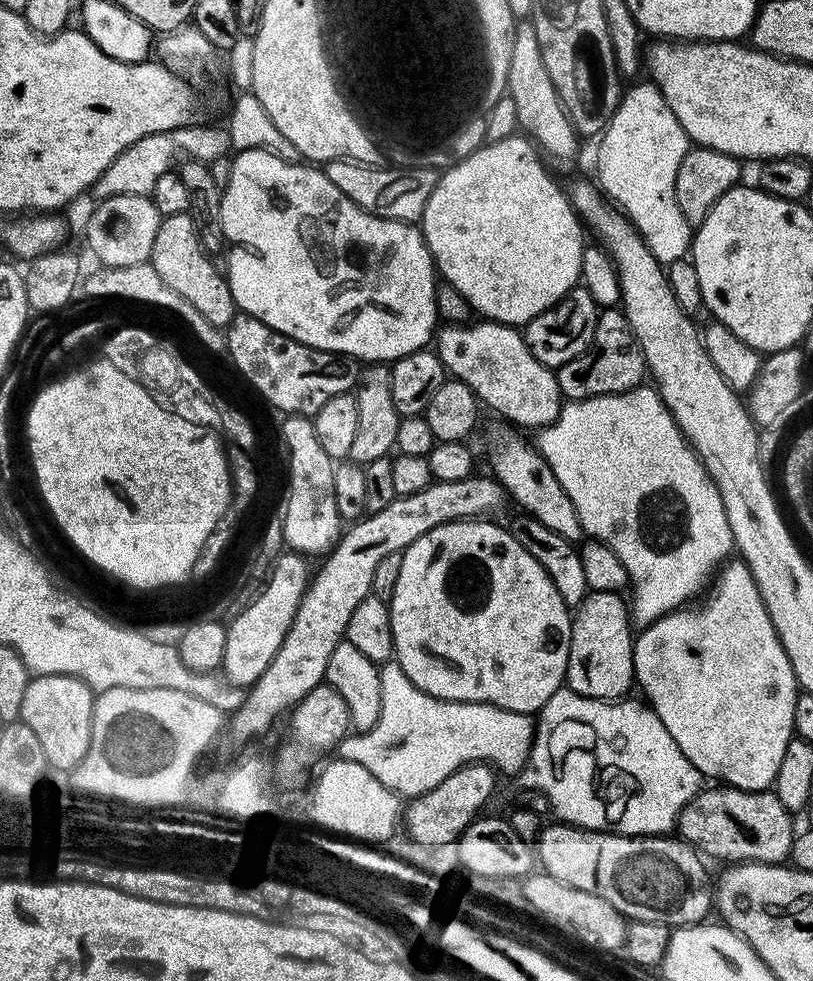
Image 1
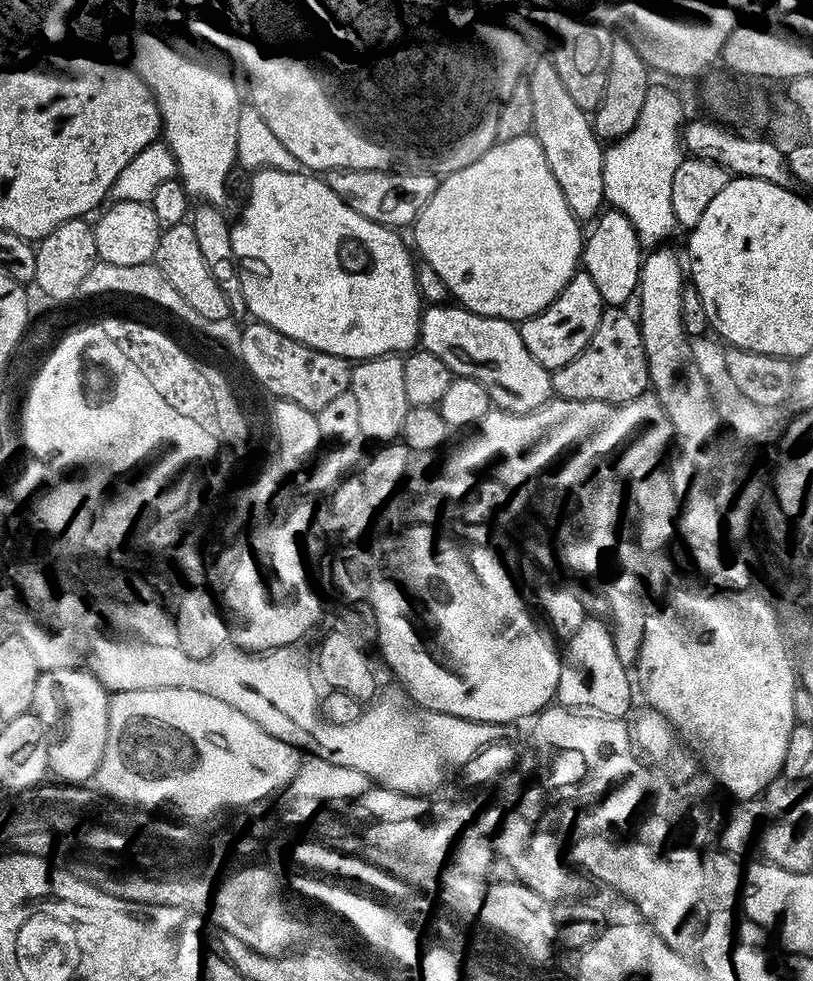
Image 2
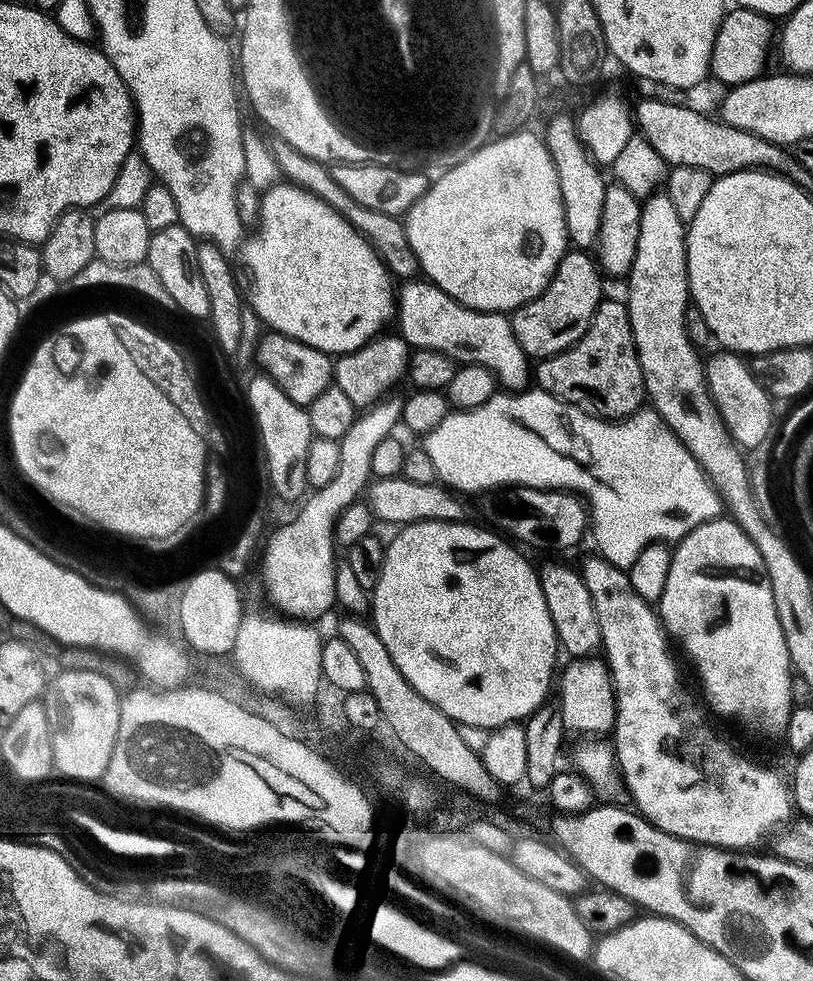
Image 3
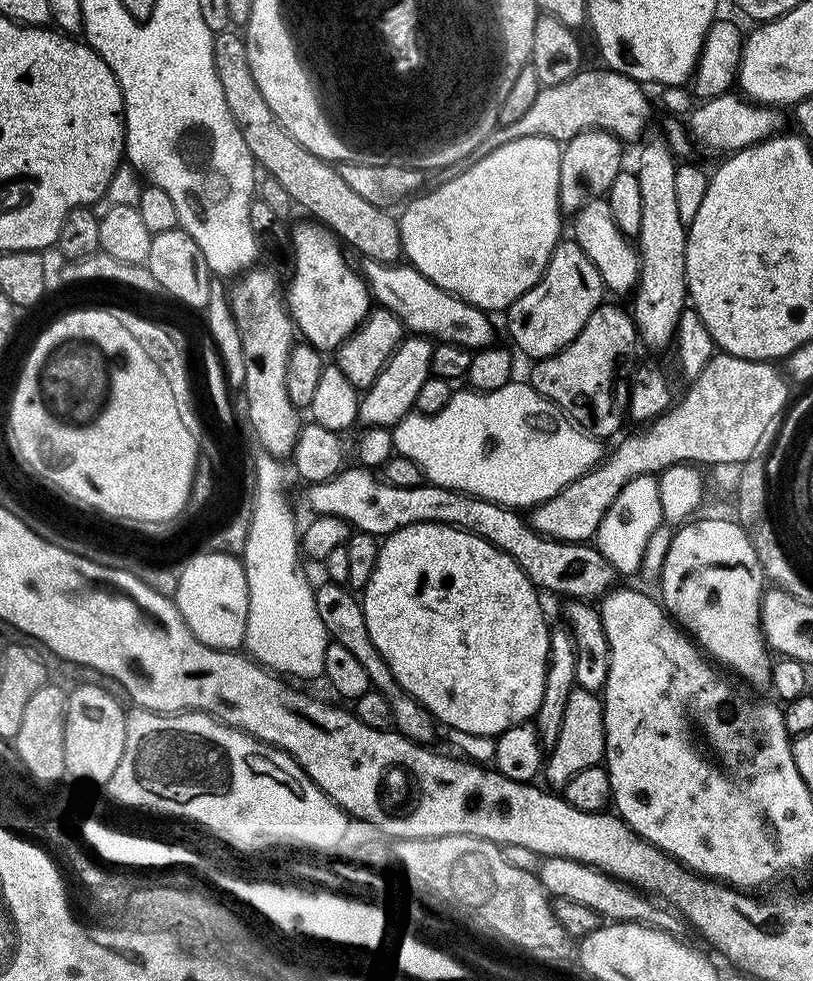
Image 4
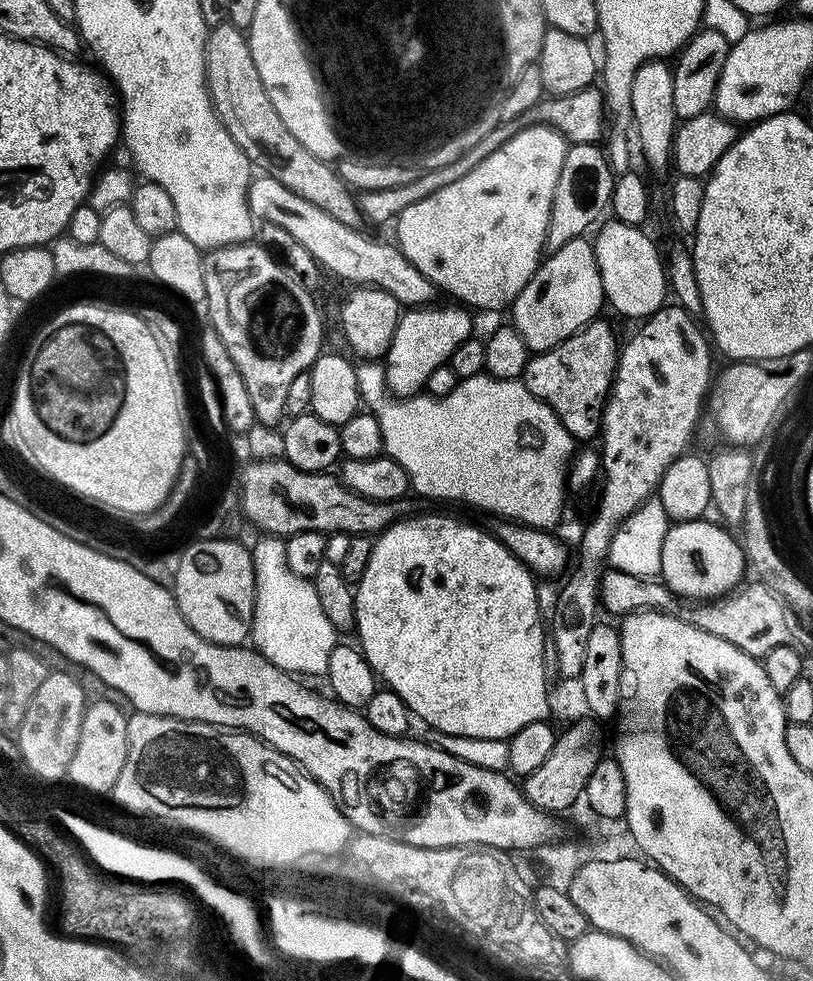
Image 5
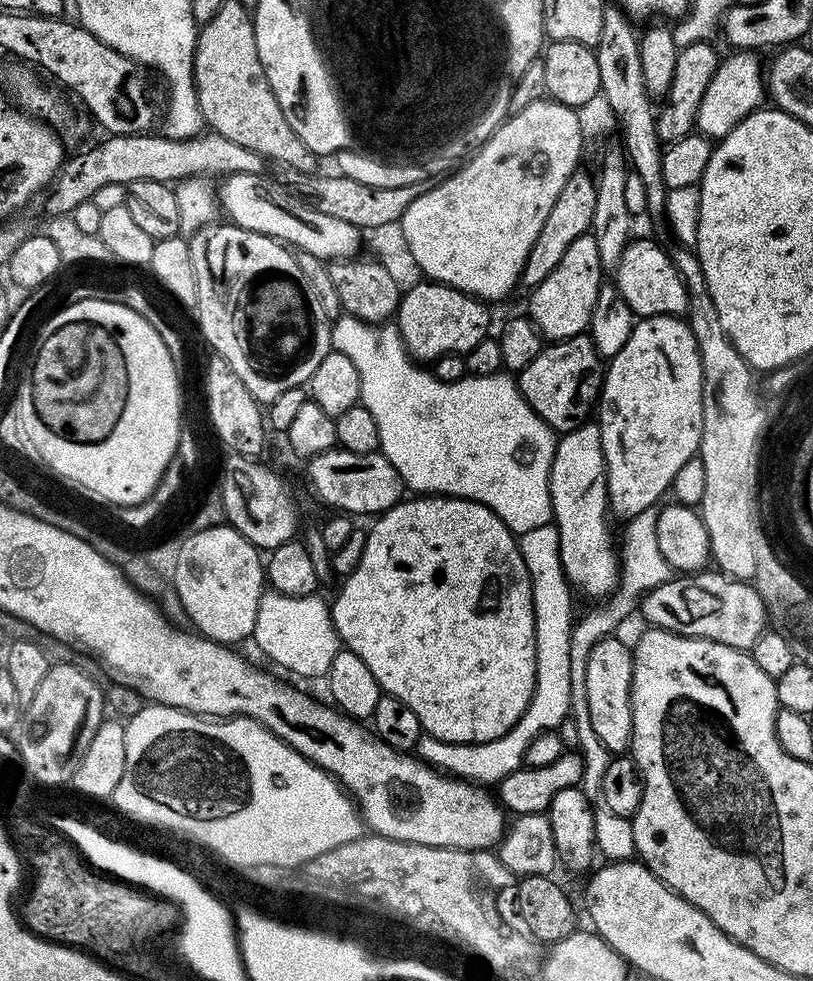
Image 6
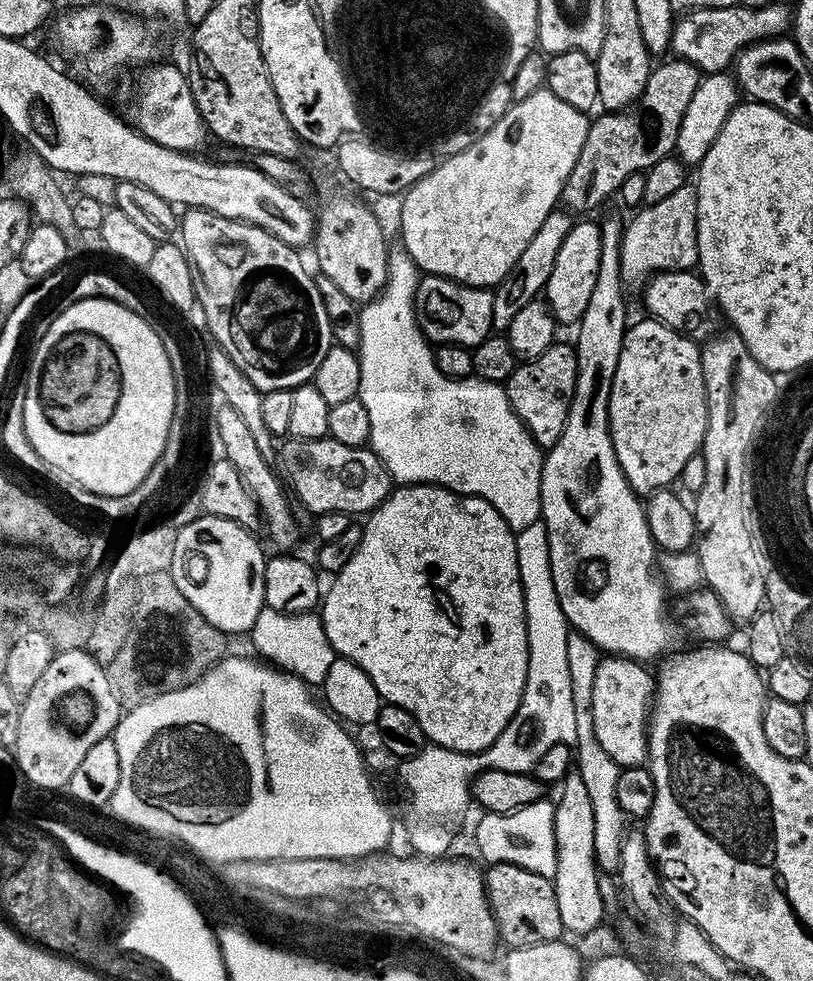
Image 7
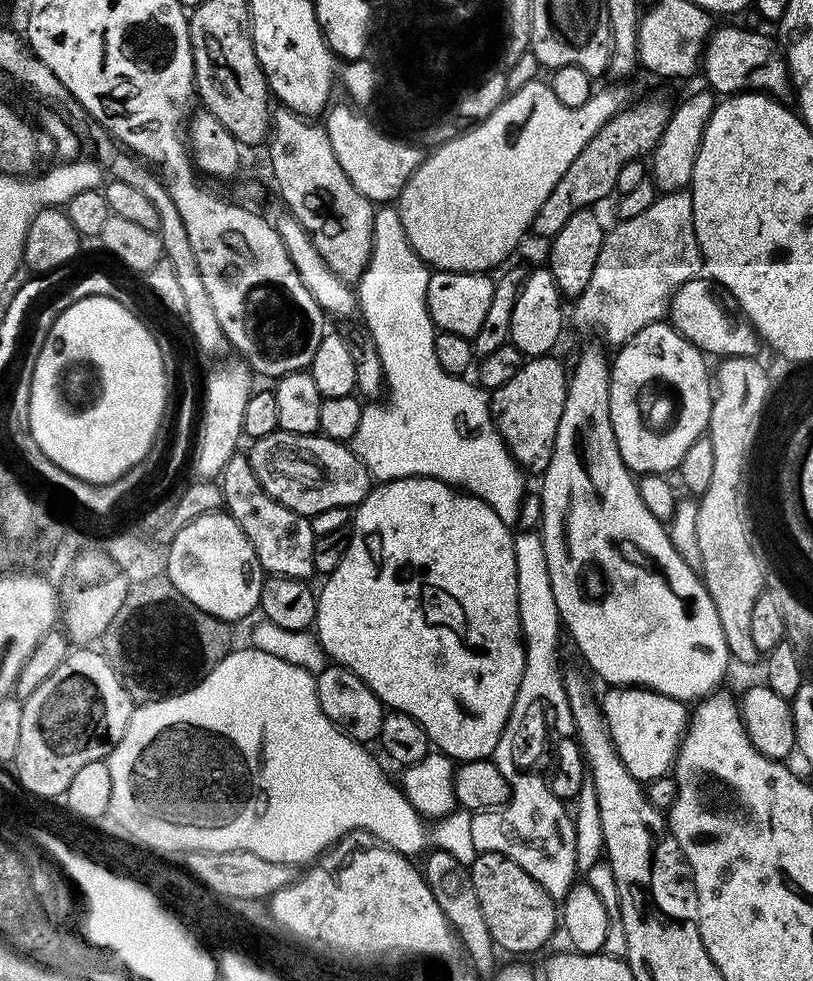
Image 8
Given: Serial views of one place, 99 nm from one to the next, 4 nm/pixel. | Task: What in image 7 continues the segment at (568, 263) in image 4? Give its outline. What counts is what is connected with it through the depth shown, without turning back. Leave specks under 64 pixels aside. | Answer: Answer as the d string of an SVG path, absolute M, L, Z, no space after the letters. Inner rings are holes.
M588 218L581 219L584 220L581 222L573 223L572 229L570 230L570 234L566 234L566 242L562 242L562 250L558 250L558 258L554 262L554 270L550 274L550 282L546 282L546 286L544 287L542 296L543 299L548 302L548 309L552 311L552 316L556 319L557 325L564 326L564 324L572 324L575 325L581 318L582 314L586 314L586 306L590 302L590 294L594 291L594 286L598 282L598 262L602 258L602 238L600 237L600 225L599 223L593 222L591 224L588 221Z

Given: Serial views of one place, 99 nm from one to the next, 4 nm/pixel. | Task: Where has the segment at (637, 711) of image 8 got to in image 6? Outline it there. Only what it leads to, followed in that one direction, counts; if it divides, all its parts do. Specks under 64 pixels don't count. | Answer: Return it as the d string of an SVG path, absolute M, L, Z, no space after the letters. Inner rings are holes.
M613 634L602 638L590 650L590 659L586 662L586 706L590 706L590 726L594 734L598 734L598 742L608 748L609 753L624 754L629 751L632 743L632 675L634 662L632 648L619 640L619 635Z

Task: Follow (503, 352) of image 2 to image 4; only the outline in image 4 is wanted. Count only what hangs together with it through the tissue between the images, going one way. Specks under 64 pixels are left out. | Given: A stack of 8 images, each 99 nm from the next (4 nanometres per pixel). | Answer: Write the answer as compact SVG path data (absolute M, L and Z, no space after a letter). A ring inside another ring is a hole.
M364 260L362 266L362 275L373 301L397 316L409 333L473 350L489 347L493 343L489 313L451 296L449 292L430 282L430 278L423 276L411 264L379 264L374 260Z

